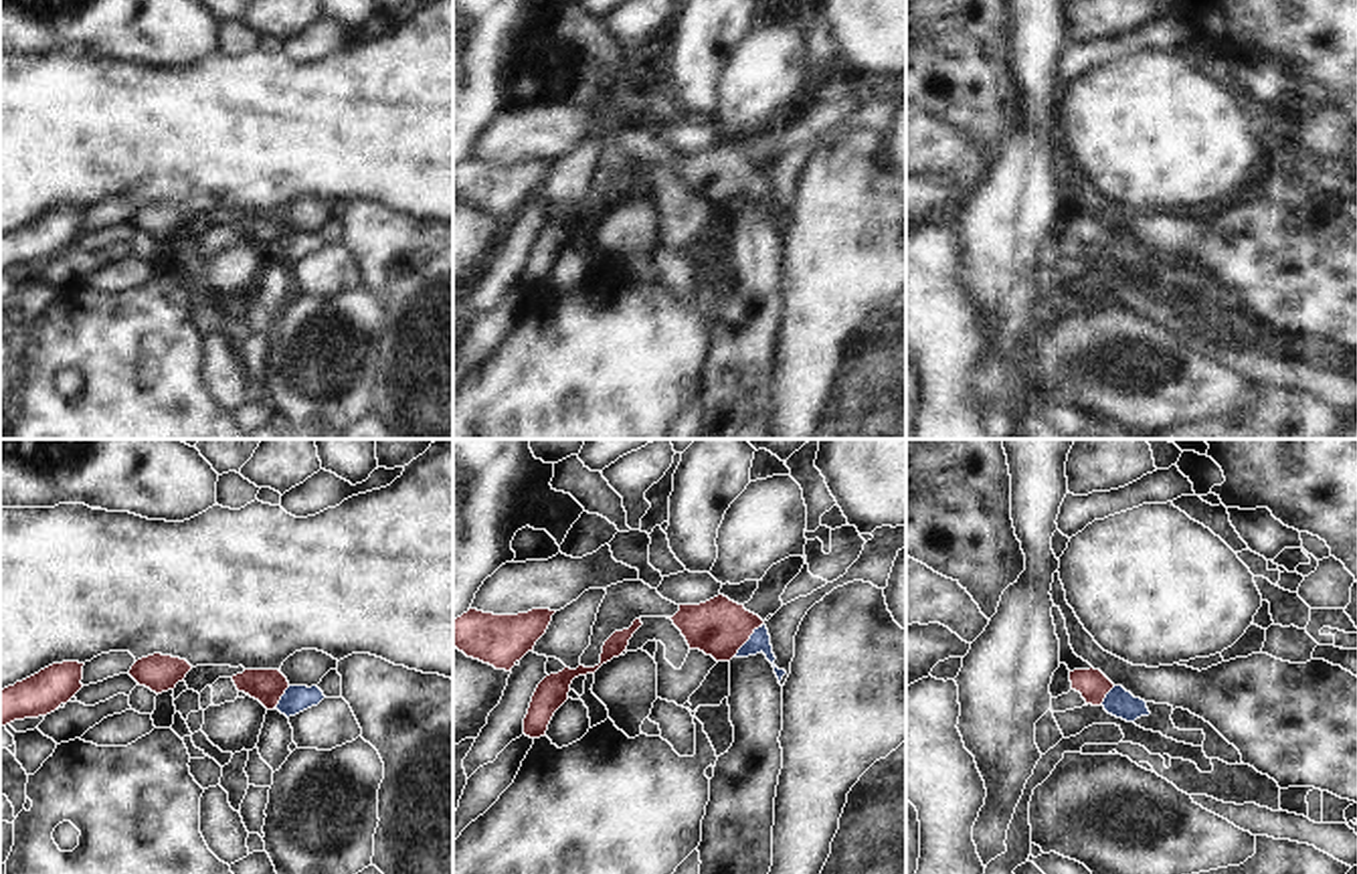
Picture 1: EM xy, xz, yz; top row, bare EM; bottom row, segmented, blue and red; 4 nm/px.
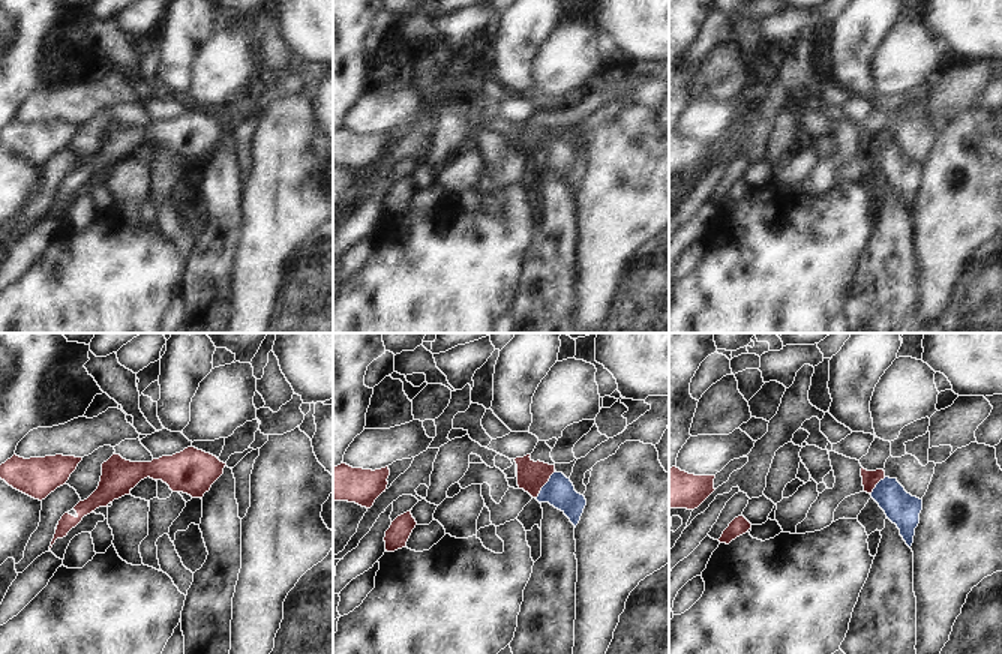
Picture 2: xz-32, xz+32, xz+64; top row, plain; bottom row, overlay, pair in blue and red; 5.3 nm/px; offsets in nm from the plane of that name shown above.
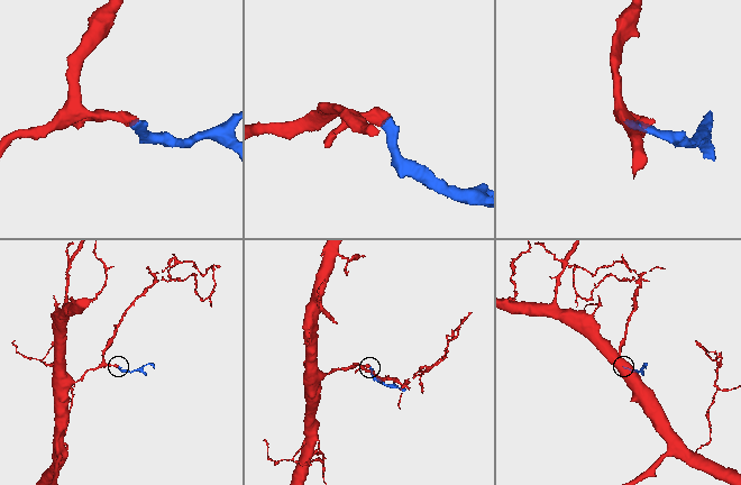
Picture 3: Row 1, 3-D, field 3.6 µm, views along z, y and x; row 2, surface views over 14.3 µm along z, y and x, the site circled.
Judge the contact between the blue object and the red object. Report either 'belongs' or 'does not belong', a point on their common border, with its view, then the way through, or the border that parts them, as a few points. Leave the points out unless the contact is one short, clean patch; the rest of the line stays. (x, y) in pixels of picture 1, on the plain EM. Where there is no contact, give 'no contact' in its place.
belongs; contact xz (749, 187); way xz (759, 189), (749, 187), (718, 175)

